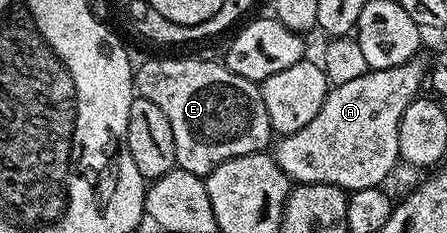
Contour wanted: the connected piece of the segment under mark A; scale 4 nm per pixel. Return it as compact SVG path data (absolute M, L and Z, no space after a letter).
M409 63L389 69L374 69L349 81L333 84L322 103L322 111L318 111L302 131L281 136L275 142L274 156L278 167L282 167L289 182L301 185L336 185L345 191L383 186L388 172L400 161L398 123L402 123L402 111L406 111L421 92L420 80L423 77L425 80L425 70L423 73L416 63Z

